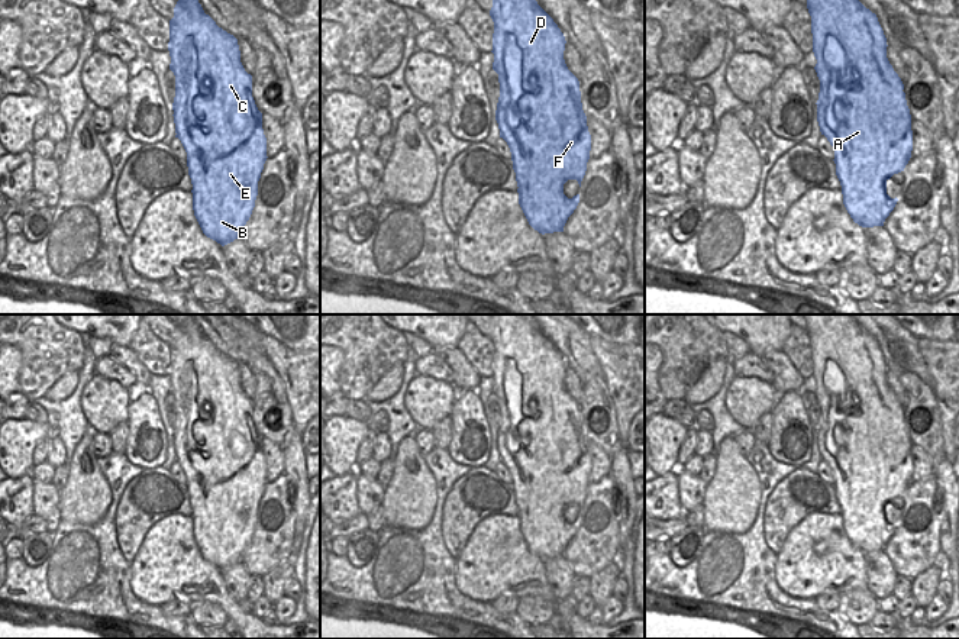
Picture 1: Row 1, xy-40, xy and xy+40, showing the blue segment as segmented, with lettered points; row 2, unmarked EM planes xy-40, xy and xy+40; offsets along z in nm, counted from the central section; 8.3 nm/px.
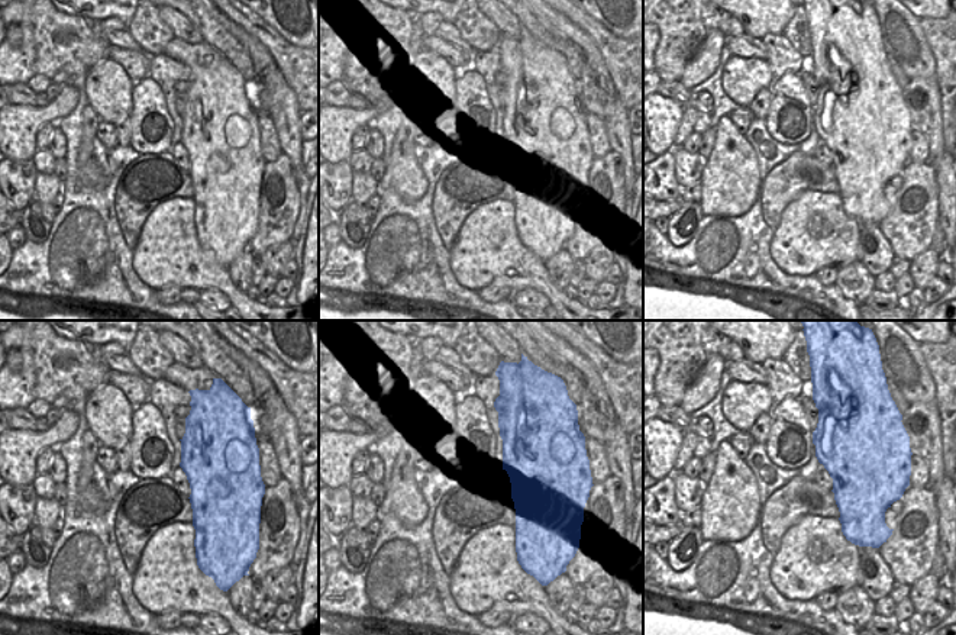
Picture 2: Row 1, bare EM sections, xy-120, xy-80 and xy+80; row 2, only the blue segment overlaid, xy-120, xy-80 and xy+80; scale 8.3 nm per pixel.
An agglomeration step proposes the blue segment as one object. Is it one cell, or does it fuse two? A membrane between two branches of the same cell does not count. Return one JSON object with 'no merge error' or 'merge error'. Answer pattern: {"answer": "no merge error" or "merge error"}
{"answer": "no merge error"}

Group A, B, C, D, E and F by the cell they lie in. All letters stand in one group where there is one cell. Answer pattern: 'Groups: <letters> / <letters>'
Groups: A B C D E F.

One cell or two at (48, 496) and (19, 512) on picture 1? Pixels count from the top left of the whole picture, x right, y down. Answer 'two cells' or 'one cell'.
two cells

